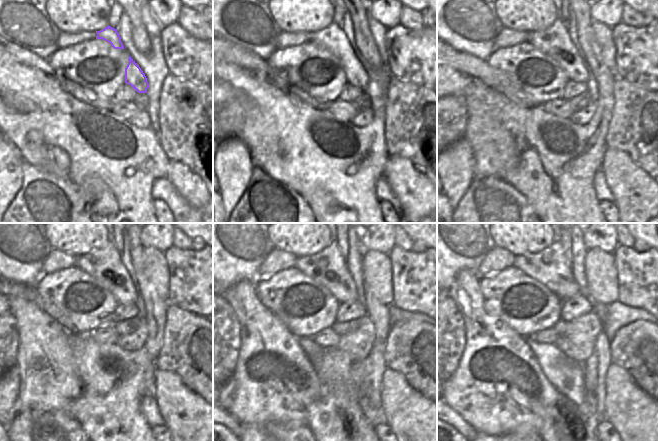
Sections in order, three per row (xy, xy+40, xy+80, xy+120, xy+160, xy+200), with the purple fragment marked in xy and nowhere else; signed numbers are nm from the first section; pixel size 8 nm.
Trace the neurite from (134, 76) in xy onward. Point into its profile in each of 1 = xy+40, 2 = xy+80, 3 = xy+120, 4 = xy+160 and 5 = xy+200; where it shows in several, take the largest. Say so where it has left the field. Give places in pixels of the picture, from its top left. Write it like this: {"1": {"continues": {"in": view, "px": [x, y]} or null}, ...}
{"1": {"continues": {"in": "xy+40", "px": [332, 38]}}, "2": {"continues": {"in": "xy+80", "px": [554, 41]}}, "3": {"continues": {"in": "xy+120", "px": [105, 266]}}, "4": {"continues": {"in": "xy+160", "px": [328, 268]}}, "5": {"continues": {"in": "xy+200", "px": [549, 266]}}}

